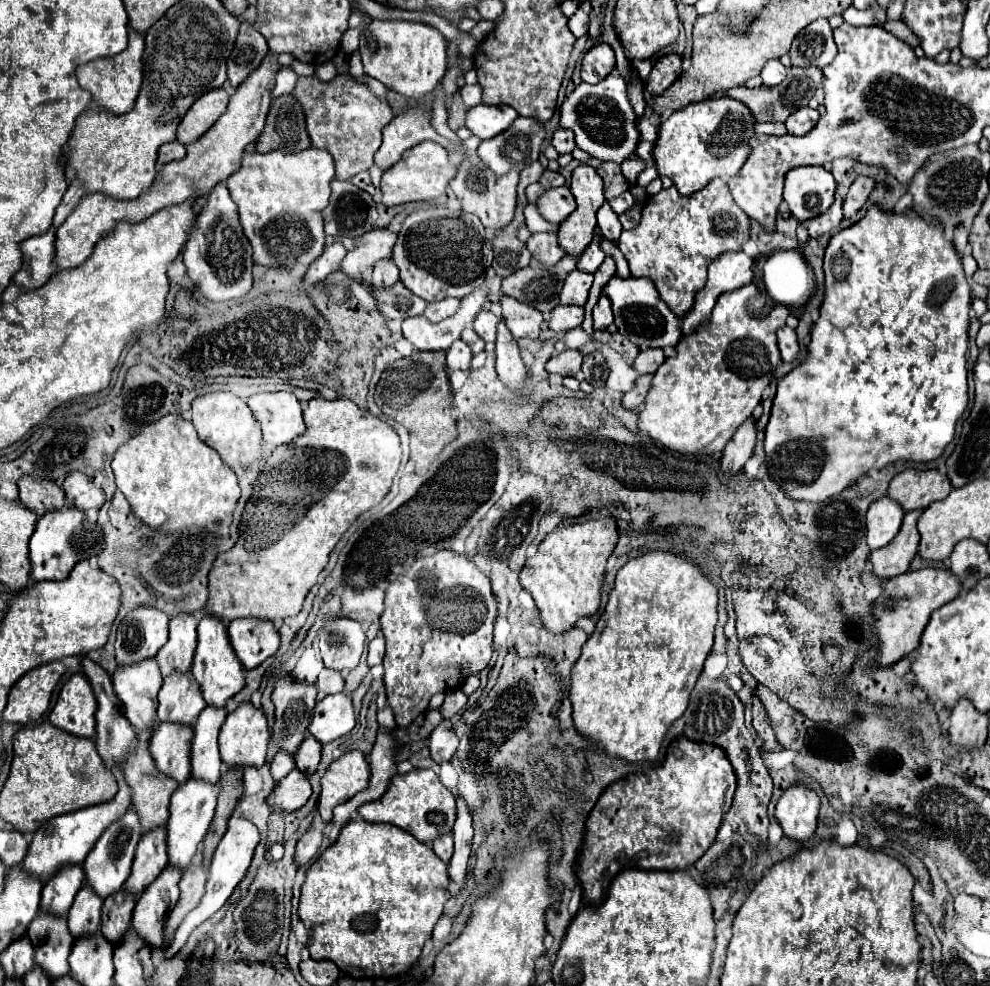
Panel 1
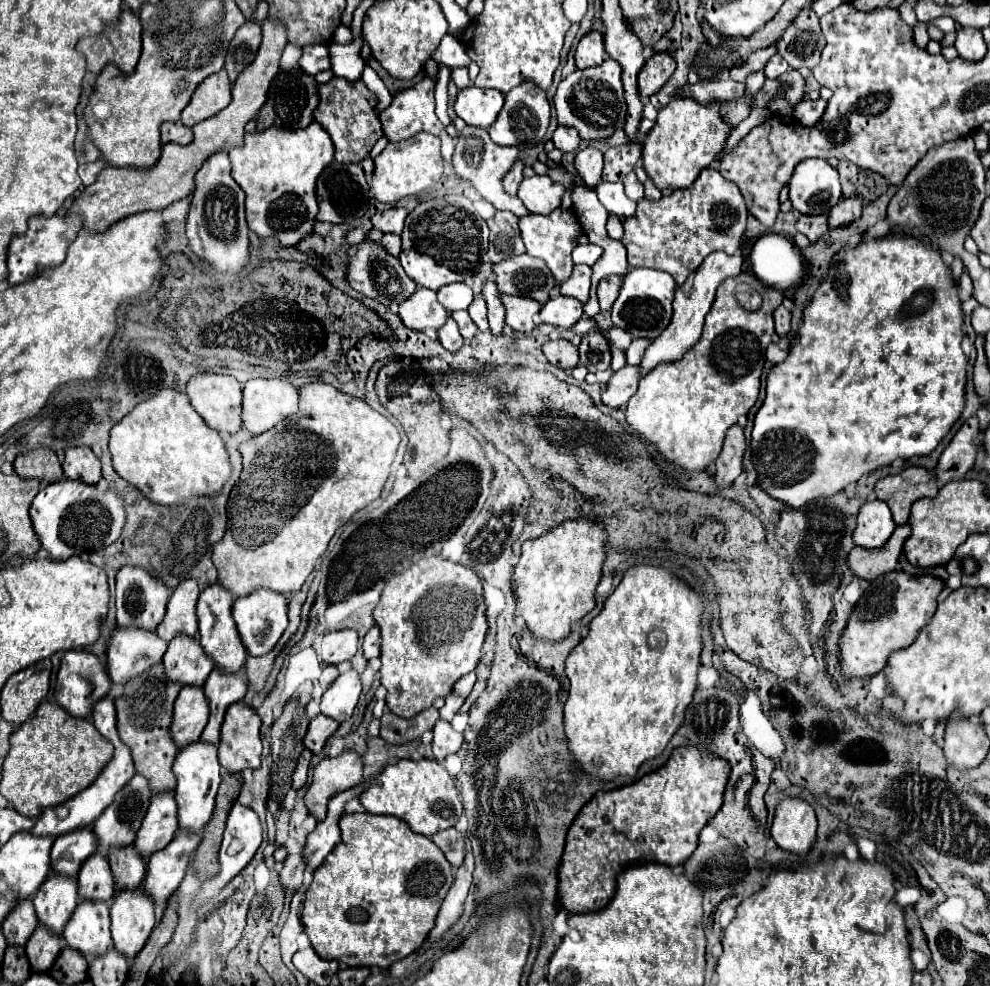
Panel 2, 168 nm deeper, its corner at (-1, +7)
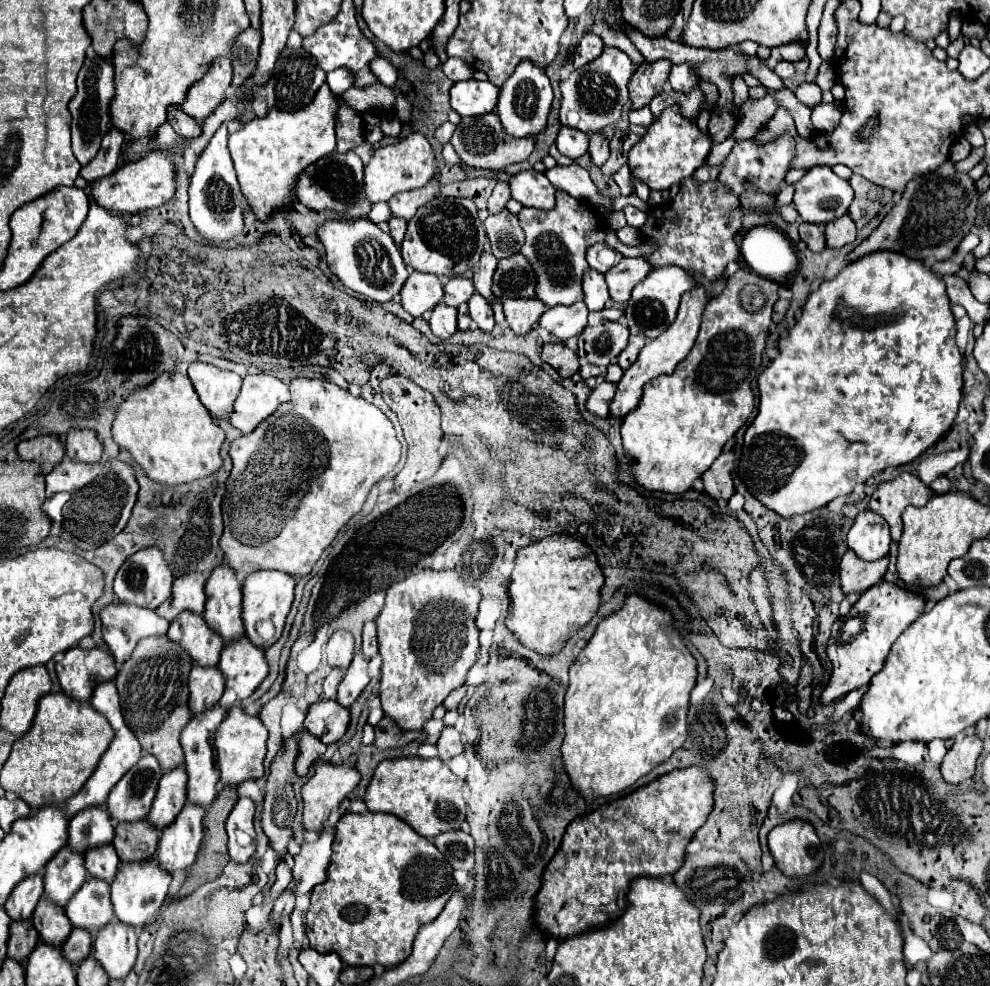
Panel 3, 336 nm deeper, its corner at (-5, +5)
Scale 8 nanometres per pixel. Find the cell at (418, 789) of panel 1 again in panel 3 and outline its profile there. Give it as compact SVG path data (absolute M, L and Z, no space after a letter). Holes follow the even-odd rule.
M394 758L376 766L372 782L364 794L370 812L388 812L408 822L420 836L434 838L448 830L458 830L466 820L462 798L462 778L458 778L440 758Z

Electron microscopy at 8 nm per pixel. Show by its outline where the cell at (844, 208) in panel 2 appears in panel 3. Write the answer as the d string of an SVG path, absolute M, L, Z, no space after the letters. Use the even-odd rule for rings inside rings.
M846 214L846 216L826 224L824 236L826 236L826 248L842 248L842 246L854 242L856 226L854 226L852 218Z

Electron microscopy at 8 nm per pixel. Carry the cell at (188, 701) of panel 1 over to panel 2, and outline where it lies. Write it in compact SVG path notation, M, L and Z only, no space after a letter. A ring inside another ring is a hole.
M176 636L162 658L168 680L184 686L204 686L204 680L214 670L212 660L204 654L200 642L188 636Z

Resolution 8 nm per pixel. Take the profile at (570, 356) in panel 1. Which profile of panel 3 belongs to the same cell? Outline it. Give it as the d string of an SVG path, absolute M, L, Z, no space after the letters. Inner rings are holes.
M550 342L542 346L540 358L550 364L562 378L570 378L578 370L578 356L562 342Z

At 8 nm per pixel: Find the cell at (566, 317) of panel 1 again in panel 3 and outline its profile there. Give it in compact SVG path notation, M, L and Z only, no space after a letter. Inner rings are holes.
M576 302L572 306L556 306L556 308L548 308L542 316L540 316L540 326L546 328L556 340L564 342L572 336L578 336L584 326L586 326L586 316L588 316L588 308L584 302Z

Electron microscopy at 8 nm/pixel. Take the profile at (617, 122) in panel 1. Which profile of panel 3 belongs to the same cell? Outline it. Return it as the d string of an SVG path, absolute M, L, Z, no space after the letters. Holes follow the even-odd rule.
M606 46L600 58L588 62L586 66L572 70L562 82L562 106L560 106L560 122L562 126L576 128L582 132L604 130L610 124L620 120L622 108L628 102L628 78L634 72L632 60L614 46Z

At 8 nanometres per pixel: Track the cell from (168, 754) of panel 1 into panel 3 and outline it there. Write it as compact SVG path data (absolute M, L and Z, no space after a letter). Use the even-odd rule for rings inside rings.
M194 666L190 672L190 710L198 714L214 706L224 694L224 676L218 666L202 668Z

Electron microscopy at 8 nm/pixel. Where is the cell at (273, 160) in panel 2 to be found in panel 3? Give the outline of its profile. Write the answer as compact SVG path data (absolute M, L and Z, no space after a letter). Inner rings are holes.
M324 83L304 110L268 110L264 118L254 118L230 134L228 150L242 194L260 220L266 220L276 210L290 208L294 204L294 184L300 172L336 148L334 128L338 106L338 96Z

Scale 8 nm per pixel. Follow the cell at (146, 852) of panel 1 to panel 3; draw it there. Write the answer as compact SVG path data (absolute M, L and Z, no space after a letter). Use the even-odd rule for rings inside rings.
M184 764L176 766L176 770L170 770L160 778L158 794L152 802L152 810L148 814L148 820L158 828L166 828L172 824L172 820L178 816L186 802L184 794L184 782L188 782L188 774L184 774Z

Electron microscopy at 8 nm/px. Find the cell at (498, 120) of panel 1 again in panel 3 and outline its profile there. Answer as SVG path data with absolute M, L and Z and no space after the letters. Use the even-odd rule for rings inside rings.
M474 78L454 82L454 86L450 88L450 106L460 116L488 114L496 108L498 92L500 90L492 86L492 82L480 82Z

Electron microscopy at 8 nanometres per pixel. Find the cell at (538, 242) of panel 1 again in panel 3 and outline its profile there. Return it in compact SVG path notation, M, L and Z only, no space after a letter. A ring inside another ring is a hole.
M556 192L556 206L552 210L522 208L518 214L520 228L526 234L522 254L528 258L536 274L536 298L542 300L548 308L558 304L574 304L584 298L582 276L590 270L586 262L588 246L604 242L608 234L608 224L604 218L598 218L586 202L572 198L568 192Z

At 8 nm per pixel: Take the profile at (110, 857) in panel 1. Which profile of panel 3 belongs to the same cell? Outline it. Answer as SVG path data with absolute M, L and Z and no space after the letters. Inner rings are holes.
M142 754L140 762L120 778L108 794L108 812L112 822L136 822L148 816L162 770L152 754Z

